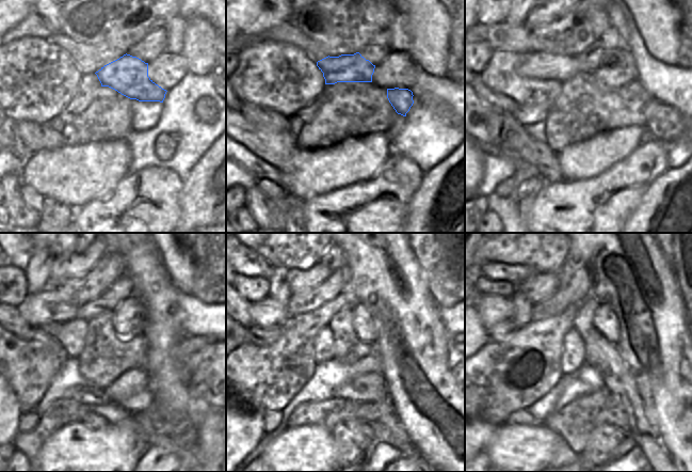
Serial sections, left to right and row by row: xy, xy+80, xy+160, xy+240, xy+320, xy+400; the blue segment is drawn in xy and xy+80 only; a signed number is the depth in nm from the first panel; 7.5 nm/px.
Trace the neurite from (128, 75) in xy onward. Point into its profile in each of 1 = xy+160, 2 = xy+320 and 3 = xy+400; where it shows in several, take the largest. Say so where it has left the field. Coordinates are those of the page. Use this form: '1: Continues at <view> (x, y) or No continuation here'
1: Continues at xy+160 (540, 65)
2: Continues at xy+320 (268, 313)
3: Continues at xy+400 (492, 310).

